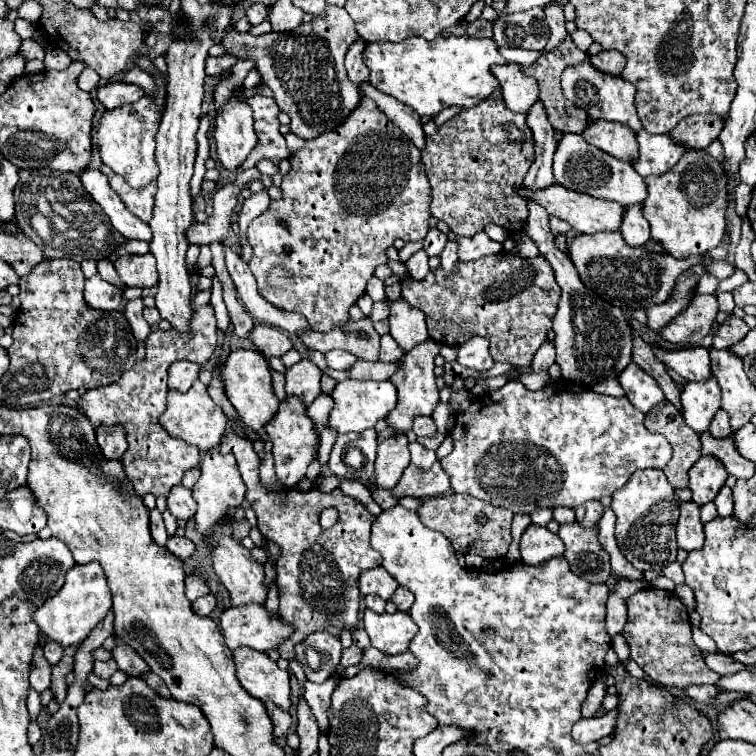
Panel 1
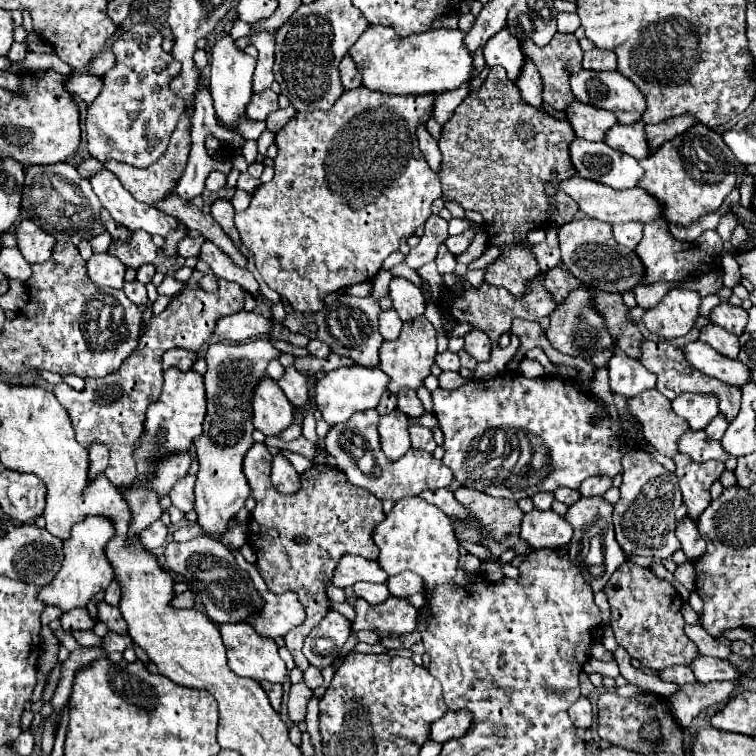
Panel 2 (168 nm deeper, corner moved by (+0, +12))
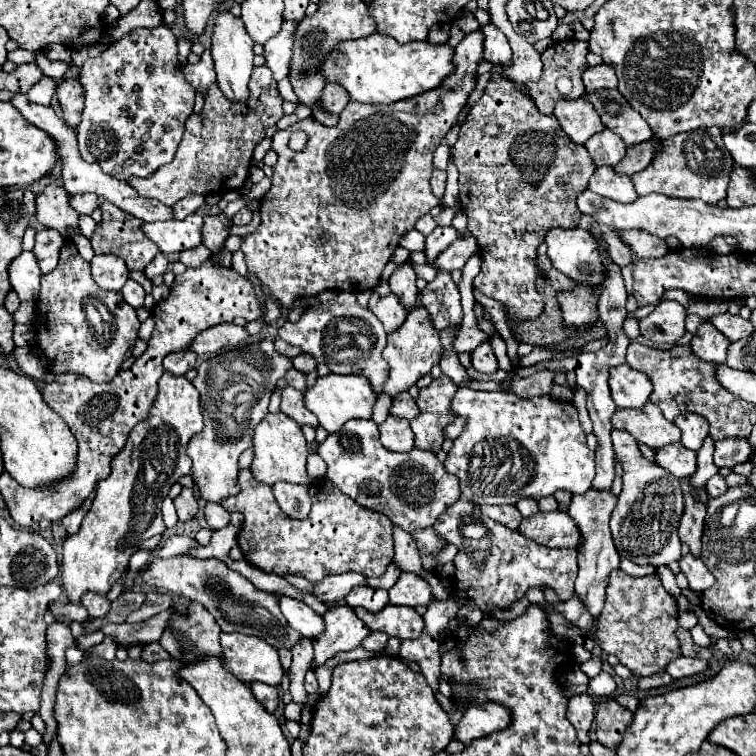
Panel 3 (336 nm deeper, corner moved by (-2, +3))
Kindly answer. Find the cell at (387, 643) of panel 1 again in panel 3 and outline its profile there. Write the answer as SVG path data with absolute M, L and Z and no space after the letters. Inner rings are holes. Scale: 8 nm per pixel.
M387 603L379 613L371 613L363 607L355 609L357 617L365 621L371 631L383 631L389 637L417 639L423 631L423 619L413 607L399 607Z

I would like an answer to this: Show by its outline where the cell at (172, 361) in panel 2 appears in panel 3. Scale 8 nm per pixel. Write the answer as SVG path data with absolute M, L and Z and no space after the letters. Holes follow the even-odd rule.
M175 351L163 359L163 367L173 375L185 375L189 369L195 367L197 355L193 351Z

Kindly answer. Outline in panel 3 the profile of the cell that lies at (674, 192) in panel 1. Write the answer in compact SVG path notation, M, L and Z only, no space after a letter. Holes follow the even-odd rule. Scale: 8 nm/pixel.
M697 129L695 133L681 133L669 139L661 139L661 151L655 153L651 165L641 173L631 177L635 191L639 195L647 195L649 191L657 191L669 197L687 197L701 199L705 203L715 205L719 199L725 199L725 189L729 185L729 175L733 169L733 159L727 153L721 129Z

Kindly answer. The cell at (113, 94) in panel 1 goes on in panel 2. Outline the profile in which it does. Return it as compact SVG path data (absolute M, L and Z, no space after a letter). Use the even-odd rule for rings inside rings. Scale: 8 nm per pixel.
M73 74L69 84L65 86L73 96L79 96L87 104L91 104L101 94L101 76L93 74Z

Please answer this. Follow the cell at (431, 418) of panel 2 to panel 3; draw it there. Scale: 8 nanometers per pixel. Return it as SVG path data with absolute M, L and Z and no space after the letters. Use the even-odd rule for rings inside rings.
M457 417L457 419L445 428L445 438L455 440L463 431L467 419L465 417Z

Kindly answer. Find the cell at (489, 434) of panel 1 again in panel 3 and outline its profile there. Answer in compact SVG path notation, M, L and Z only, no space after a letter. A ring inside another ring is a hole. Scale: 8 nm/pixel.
M459 387L453 403L457 417L467 417L469 423L463 433L453 441L451 451L445 459L445 469L459 477L461 493L475 505L515 505L519 499L549 497L557 489L569 493L585 493L595 477L595 453L585 443L585 433L581 431L577 409L569 401L557 401L551 397L521 399L513 393L487 393L473 391L469 387ZM527 463L533 465L531 477L527 479Z

